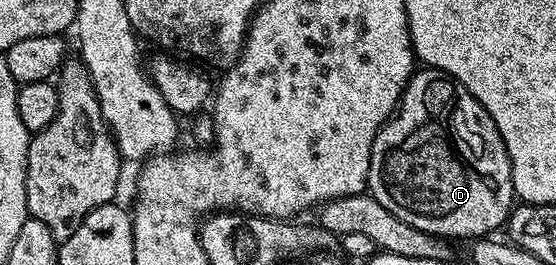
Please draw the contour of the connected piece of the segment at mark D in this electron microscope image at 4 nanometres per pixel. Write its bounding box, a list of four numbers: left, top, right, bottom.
[366,66,514,238]

